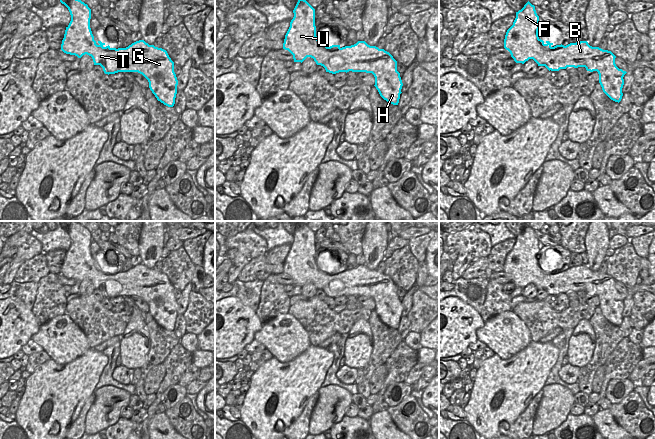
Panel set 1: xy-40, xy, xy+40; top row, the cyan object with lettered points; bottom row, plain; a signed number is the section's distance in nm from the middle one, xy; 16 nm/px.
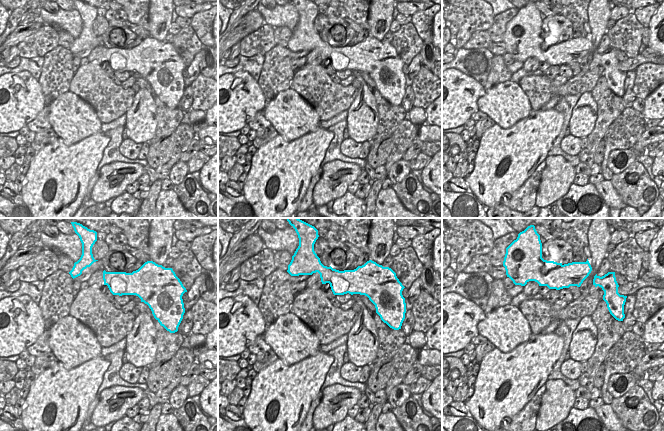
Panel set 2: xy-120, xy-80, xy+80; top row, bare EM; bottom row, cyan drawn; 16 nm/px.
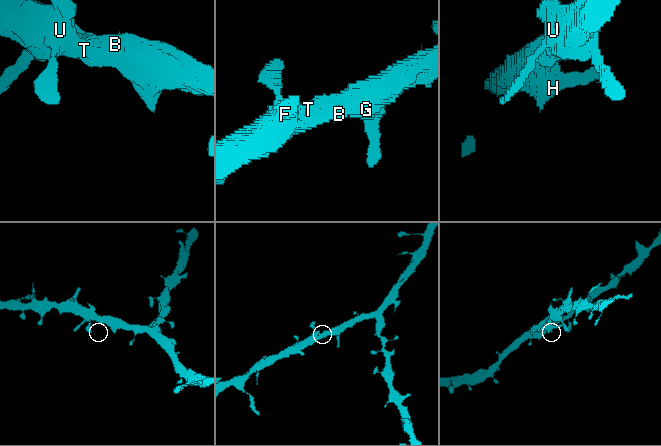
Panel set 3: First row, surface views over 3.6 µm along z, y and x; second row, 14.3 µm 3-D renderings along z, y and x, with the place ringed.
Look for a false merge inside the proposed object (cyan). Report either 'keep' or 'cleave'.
keep

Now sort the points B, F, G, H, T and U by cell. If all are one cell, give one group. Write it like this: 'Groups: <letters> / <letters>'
Groups: B F G H T U.

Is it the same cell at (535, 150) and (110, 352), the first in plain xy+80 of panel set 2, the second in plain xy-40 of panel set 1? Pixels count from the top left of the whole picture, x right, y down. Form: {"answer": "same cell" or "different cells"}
{"answer": "different cells"}

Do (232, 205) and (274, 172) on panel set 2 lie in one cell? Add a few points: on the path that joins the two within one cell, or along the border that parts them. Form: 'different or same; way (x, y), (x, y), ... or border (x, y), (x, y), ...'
different; border (242, 194), (252, 207)

